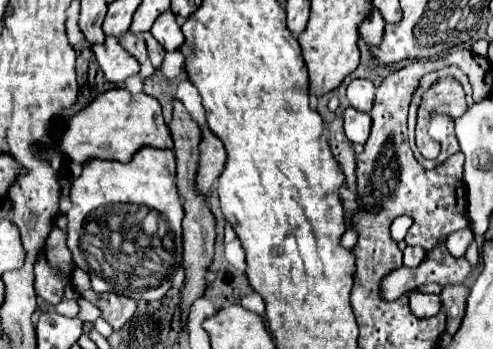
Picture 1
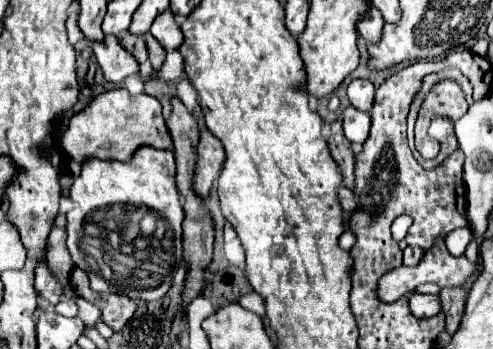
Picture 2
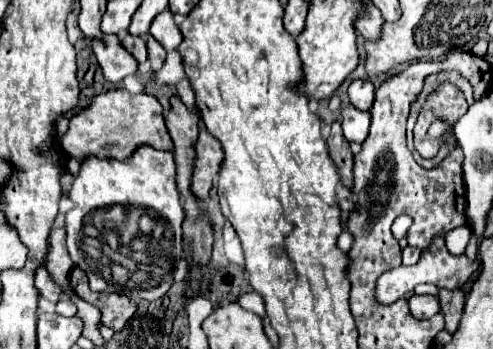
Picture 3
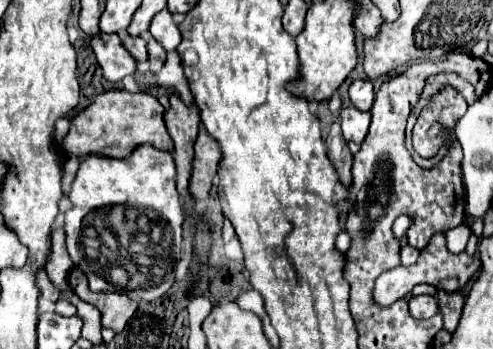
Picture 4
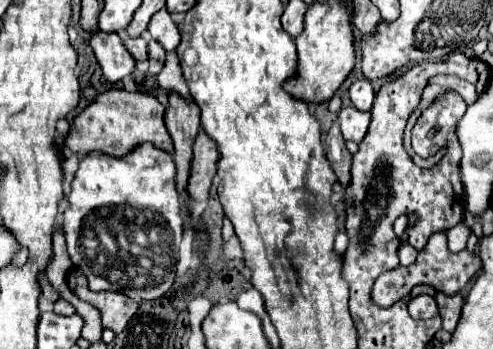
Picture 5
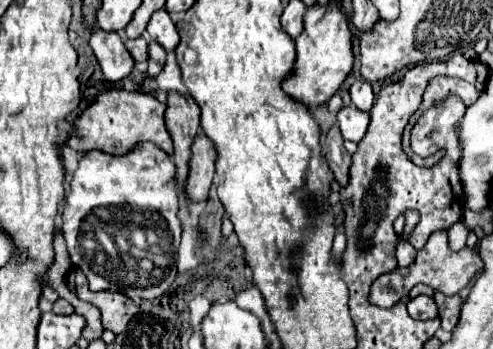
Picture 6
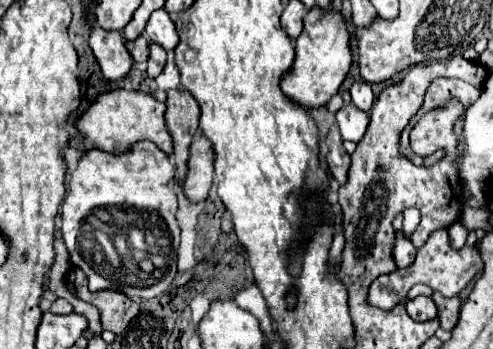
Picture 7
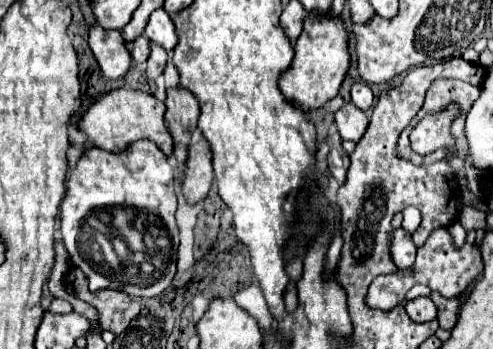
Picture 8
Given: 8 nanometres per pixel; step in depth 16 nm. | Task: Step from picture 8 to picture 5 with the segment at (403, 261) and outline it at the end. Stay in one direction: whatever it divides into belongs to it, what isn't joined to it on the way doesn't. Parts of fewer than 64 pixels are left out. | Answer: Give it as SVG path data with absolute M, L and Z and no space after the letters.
M404 244L404 246L400 246L398 256L400 256L400 264L402 264L402 266L410 266L410 264L414 264L414 262L416 262L418 250L416 250L416 248L412 248L410 244Z

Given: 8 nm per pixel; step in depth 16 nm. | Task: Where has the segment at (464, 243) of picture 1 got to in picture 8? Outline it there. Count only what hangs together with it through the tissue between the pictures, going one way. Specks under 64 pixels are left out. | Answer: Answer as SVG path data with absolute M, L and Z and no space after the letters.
M460 222L450 224L448 226L448 232L450 232L450 236L452 236L452 240L454 240L456 246L462 246L466 242L466 228Z

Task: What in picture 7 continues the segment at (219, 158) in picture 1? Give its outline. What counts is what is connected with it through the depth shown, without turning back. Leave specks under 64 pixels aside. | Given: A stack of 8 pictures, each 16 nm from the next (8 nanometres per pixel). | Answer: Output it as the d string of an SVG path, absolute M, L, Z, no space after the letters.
M200 136L190 146L190 160L188 160L188 176L184 180L184 196L190 202L200 202L208 198L208 190L214 178L214 152L212 144L206 136Z

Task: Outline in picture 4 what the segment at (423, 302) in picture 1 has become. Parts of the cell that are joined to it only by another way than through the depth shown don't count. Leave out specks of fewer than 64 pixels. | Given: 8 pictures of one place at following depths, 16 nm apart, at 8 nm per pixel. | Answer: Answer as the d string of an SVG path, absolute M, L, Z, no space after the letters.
M412 296L408 304L414 318L432 318L434 314L438 314L436 296Z

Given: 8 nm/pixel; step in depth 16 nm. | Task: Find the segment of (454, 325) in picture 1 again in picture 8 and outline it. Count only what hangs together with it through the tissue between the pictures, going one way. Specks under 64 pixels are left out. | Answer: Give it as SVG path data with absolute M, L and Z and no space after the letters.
M432 292L432 300L438 308L438 322L440 328L452 330L456 320L458 320L458 310L460 310L460 298L444 298L440 292Z

